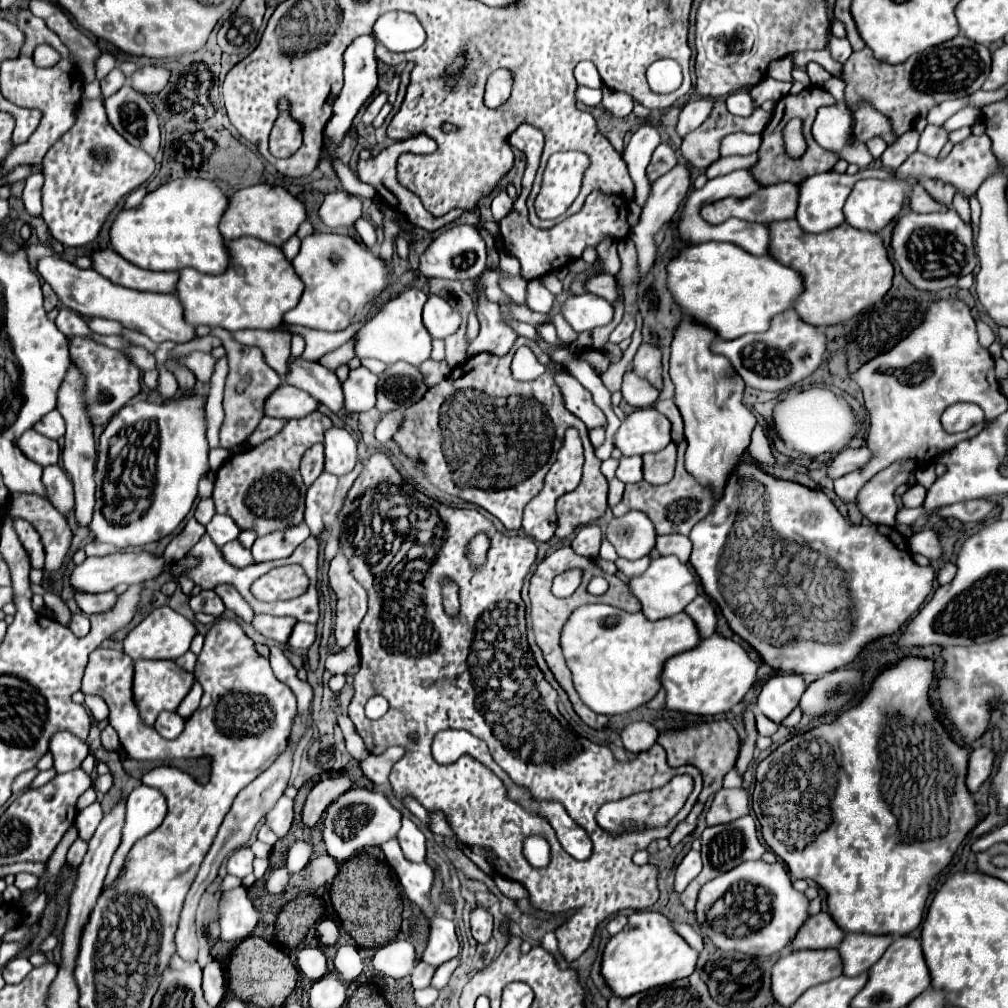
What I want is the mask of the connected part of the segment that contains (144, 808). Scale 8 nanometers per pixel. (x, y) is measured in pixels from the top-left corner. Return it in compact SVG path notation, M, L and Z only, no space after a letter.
M139 785L129 793L129 797L127 797L127 821L123 827L123 841L121 841L121 847L117 849L117 853L109 865L103 889L109 887L117 879L117 875L121 873L131 845L141 835L147 835L153 829L157 829L163 823L165 815L167 815L165 797L155 787Z

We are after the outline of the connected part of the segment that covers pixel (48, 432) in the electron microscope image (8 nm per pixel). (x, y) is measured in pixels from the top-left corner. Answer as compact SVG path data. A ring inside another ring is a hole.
M51 411L51 413L47 413L41 421L37 421L37 423L33 425L33 429L35 429L37 433L49 437L49 439L59 439L59 437L65 435L65 421L63 421L61 413Z

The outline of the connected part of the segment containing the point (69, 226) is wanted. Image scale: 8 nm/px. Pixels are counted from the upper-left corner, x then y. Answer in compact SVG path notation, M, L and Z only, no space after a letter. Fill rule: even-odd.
M103 99L85 101L81 103L81 115L77 123L65 133L63 139L47 152L43 159L43 221L47 223L51 235L61 241L65 247L79 247L91 243L97 235L101 225L105 223L107 215L115 209L121 197L129 195L133 189L141 187L155 171L155 161L141 149L129 145L109 123Z

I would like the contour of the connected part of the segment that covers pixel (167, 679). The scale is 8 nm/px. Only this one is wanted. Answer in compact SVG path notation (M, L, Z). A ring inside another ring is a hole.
M135 661L135 677L133 677L133 701L139 709L139 717L145 725L153 727L157 715L161 711L177 711L183 697L189 693L193 685L193 675L185 669L177 667L175 661Z

